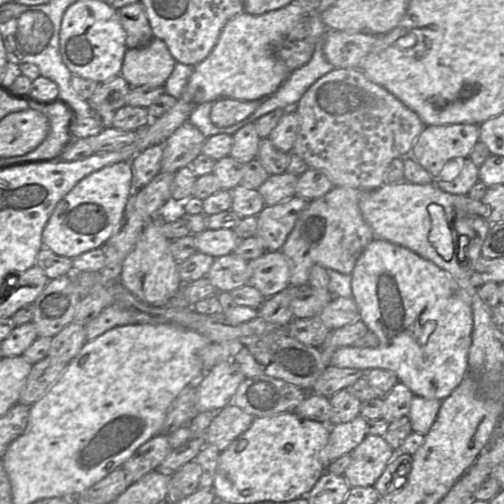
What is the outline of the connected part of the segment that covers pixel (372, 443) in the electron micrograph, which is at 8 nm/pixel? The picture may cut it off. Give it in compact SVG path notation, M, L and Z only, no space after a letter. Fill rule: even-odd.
M368 434L350 452L351 461L345 469L343 476L350 487L373 486L395 454L396 451L389 445L384 436Z

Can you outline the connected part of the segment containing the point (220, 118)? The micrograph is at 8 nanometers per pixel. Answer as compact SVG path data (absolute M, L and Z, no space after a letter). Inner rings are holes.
M265 96L254 101L219 99L213 103L210 113L211 120L220 128L232 126L252 115L269 97Z

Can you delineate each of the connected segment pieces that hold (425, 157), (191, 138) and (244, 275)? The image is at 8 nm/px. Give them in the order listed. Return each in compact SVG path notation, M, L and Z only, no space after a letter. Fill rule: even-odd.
M458 123L425 126L410 156L434 179L443 179L444 166L454 158L467 158L479 139L479 124Z
M190 121L182 124L164 143L161 172L175 173L190 166L208 138Z
M233 253L215 258L206 278L218 292L231 292L248 284L248 261Z

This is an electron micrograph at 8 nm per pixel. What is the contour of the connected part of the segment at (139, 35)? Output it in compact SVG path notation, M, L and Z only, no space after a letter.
M141 2L118 9L118 16L125 31L127 49L143 47L154 39L151 25Z

